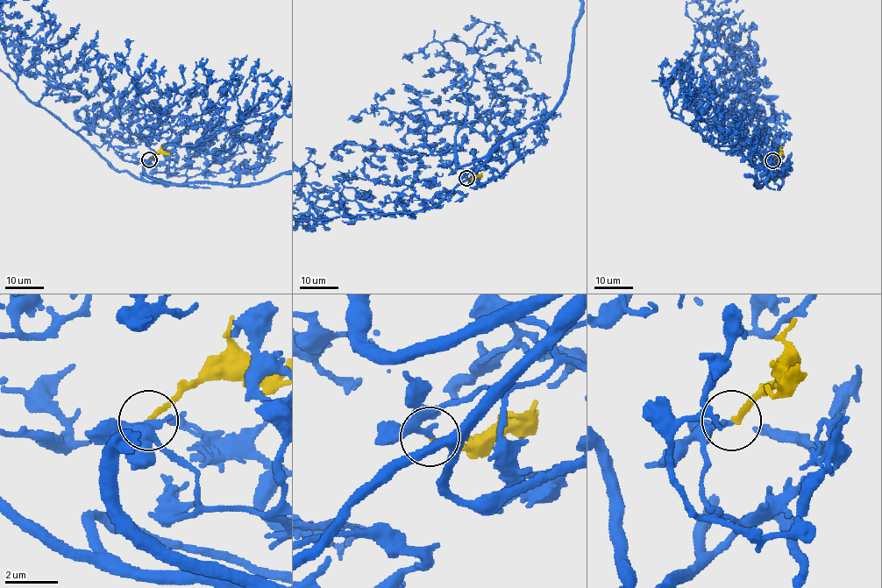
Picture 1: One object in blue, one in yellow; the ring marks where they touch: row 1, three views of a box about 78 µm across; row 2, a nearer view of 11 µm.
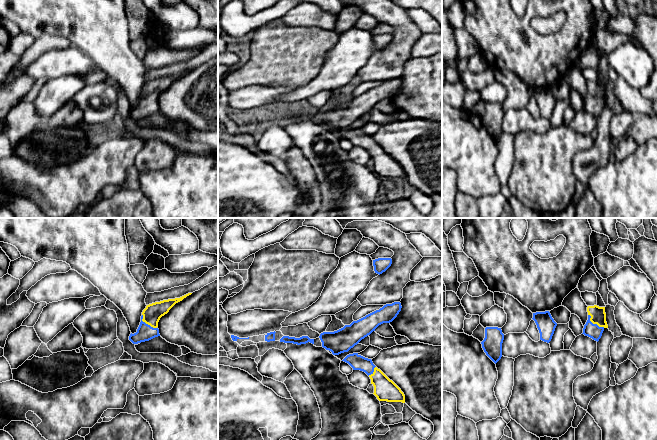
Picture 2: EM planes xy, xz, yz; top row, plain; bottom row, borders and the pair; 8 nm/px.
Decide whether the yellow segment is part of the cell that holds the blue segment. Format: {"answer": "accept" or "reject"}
{"answer": "accept"}

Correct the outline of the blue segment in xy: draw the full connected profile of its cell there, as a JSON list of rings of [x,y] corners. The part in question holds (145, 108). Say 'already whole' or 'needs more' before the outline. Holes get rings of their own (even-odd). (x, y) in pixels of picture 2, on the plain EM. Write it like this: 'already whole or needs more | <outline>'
needs more | [[[188,69],[180,74],[163,76],[147,81],[142,88],[141,98],[137,108],[134,110],[131,109],[129,116],[133,120],[138,120],[160,112],[159,105],[157,104],[160,94],[167,90],[176,79],[191,70]]]

